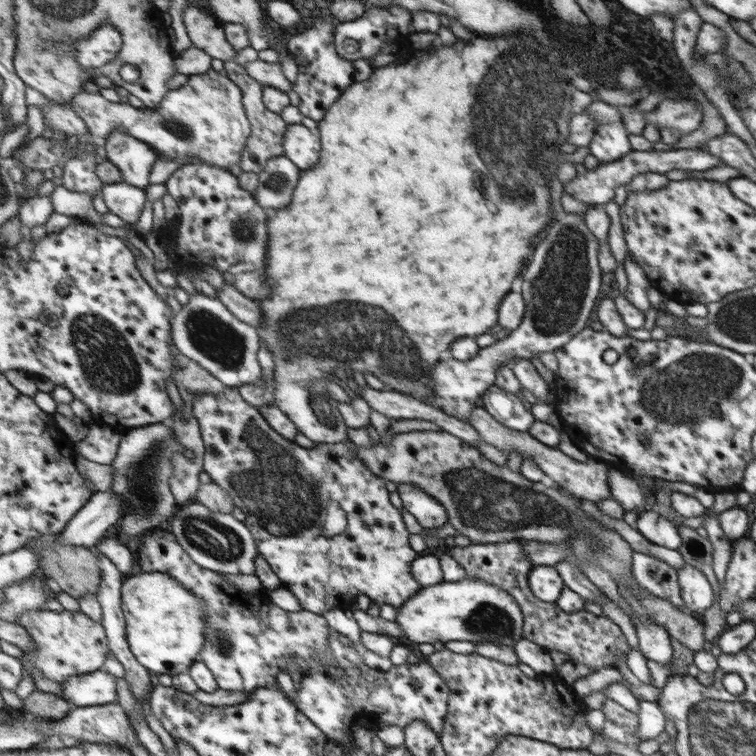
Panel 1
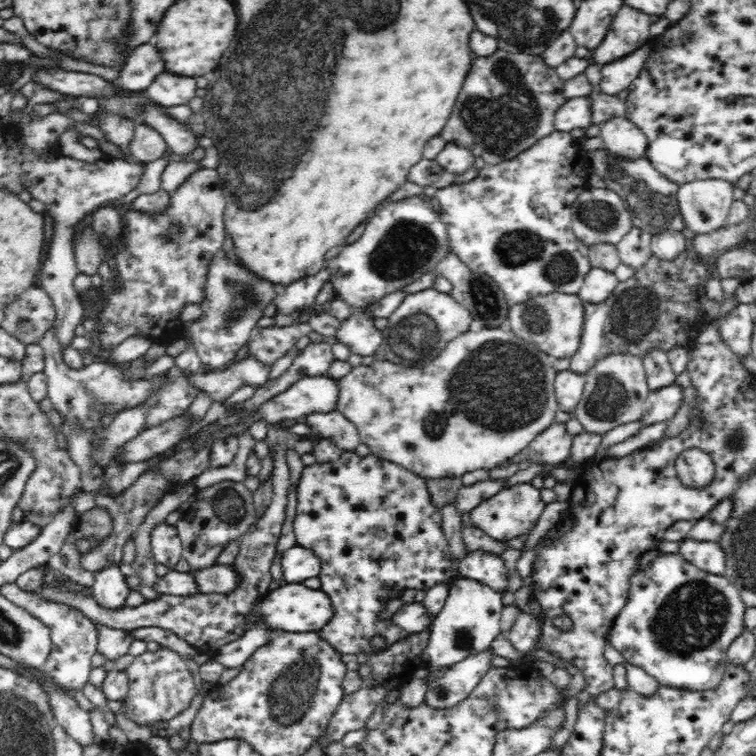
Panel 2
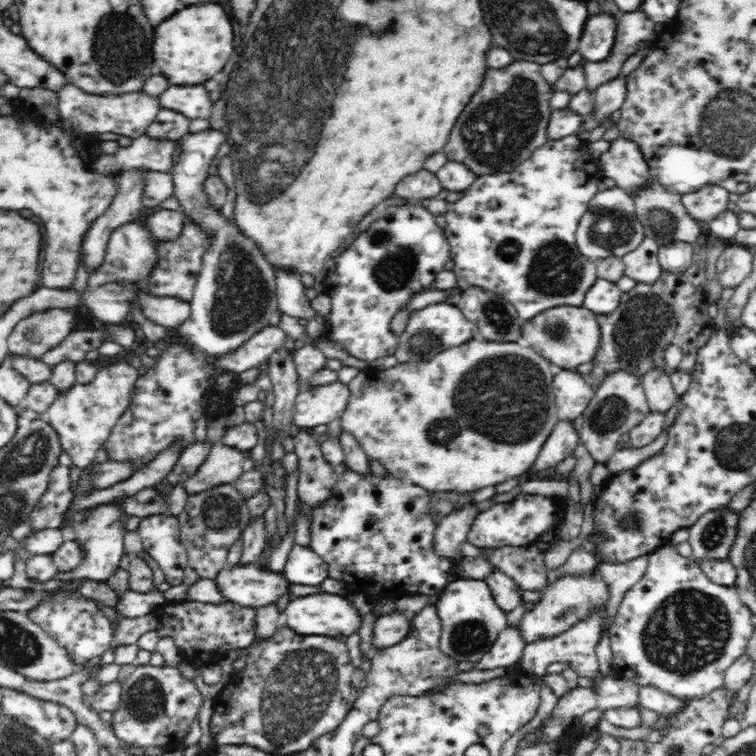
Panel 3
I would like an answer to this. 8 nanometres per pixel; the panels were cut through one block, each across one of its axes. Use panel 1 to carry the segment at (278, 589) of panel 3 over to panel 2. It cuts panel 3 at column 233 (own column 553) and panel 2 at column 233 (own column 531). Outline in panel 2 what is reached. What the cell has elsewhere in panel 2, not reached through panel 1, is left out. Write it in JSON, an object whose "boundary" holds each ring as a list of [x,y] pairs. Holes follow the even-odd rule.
{"boundary":[[[214,565],[203,567],[202,570],[189,572],[195,581],[195,588],[200,593],[229,592],[236,586],[237,579],[231,566]]]}

